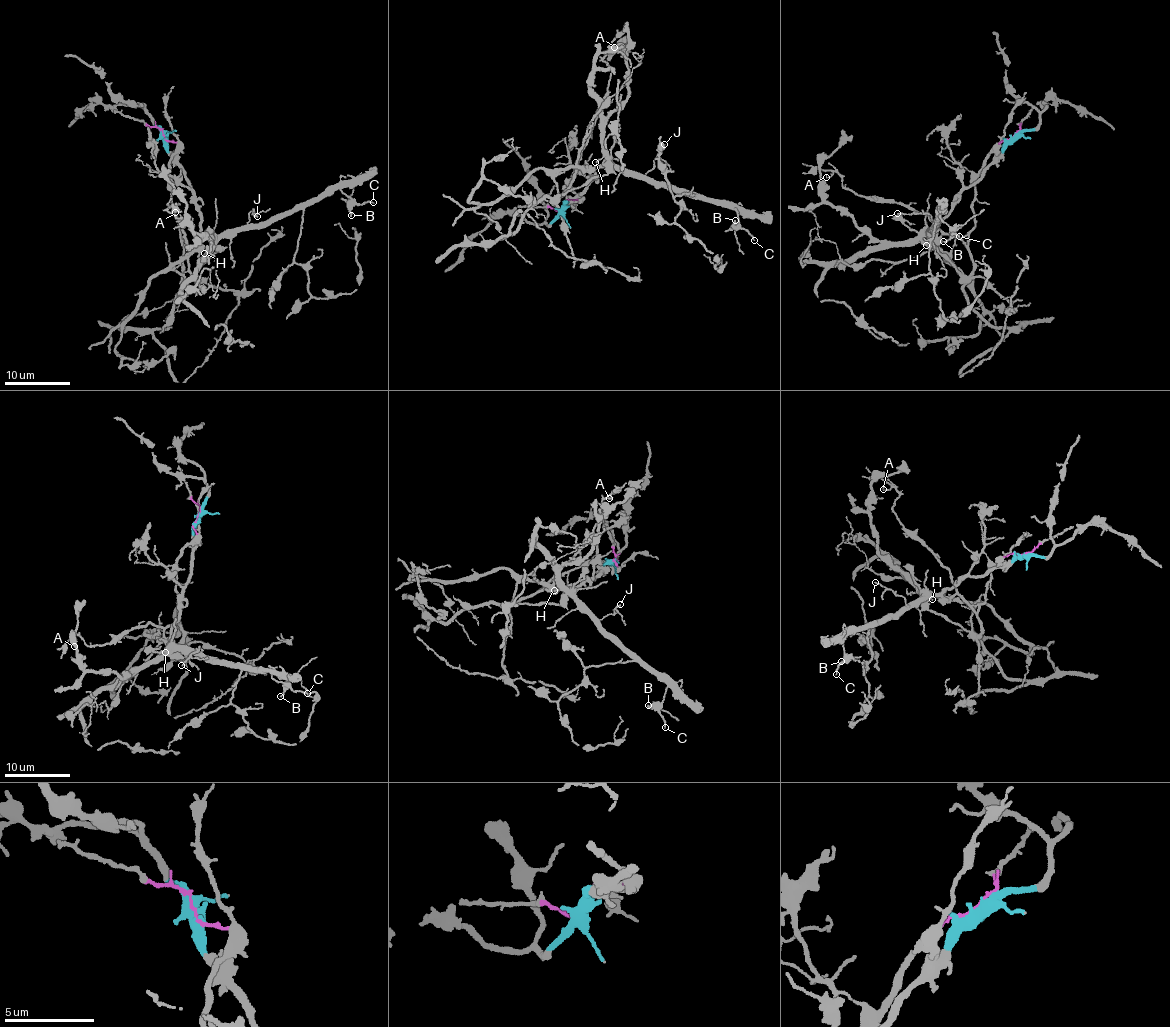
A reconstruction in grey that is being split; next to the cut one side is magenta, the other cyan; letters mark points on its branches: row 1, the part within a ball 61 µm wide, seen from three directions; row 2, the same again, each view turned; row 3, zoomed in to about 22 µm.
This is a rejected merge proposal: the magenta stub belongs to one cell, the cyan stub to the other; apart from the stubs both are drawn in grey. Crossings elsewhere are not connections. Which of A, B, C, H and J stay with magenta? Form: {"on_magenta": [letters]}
{"on_magenta": ["A"]}

